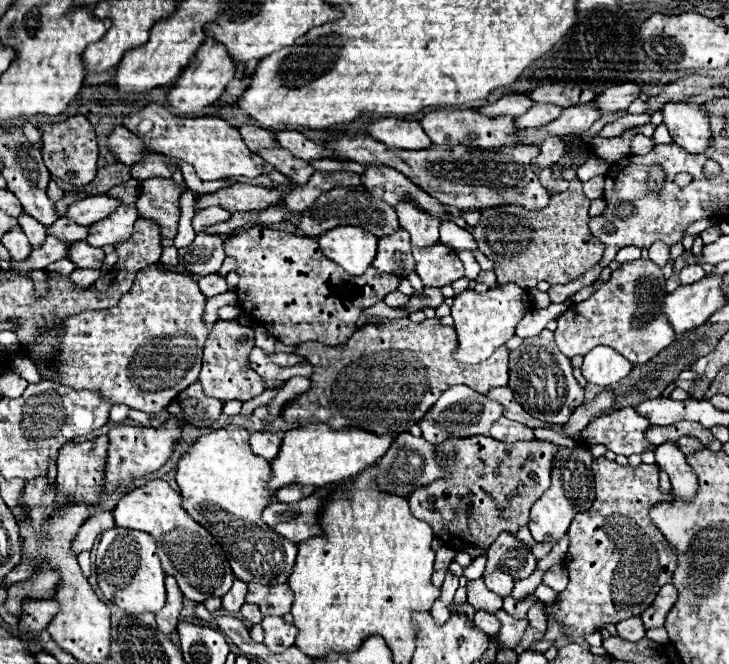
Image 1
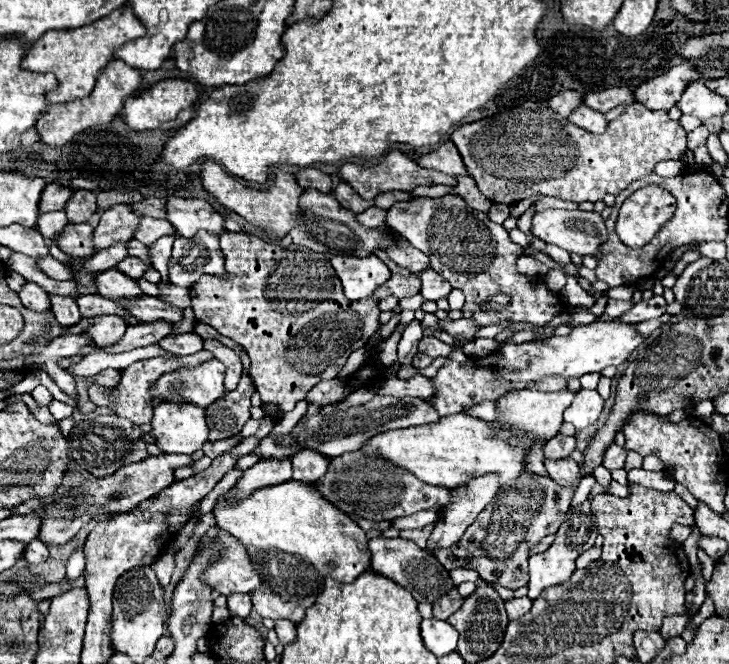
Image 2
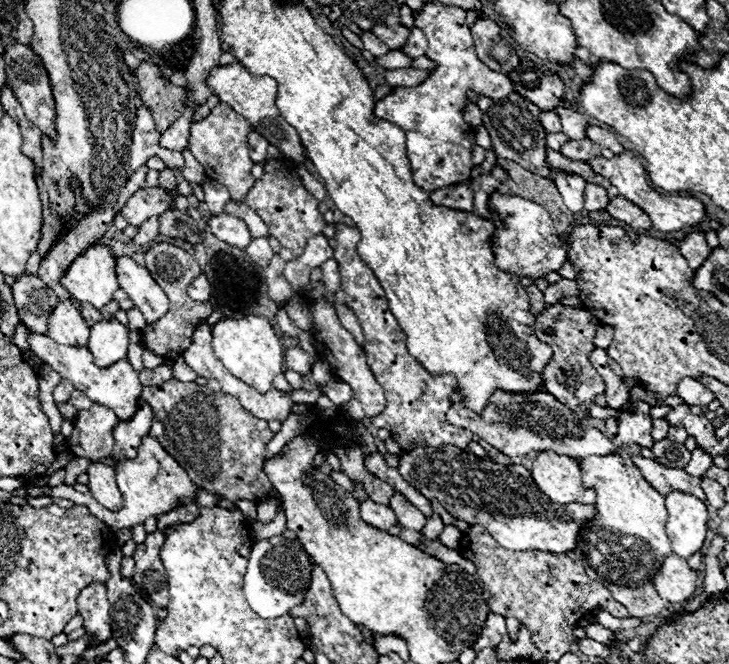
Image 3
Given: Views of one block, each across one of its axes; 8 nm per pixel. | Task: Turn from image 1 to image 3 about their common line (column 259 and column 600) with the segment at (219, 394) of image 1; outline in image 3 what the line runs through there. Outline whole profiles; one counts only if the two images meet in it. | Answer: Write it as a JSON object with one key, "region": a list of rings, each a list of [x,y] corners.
{"region":[[[552,304],[540,316],[536,316],[534,334],[538,340],[546,342],[552,348],[552,358],[544,368],[544,388],[560,400],[564,406],[588,404],[596,396],[606,392],[604,378],[592,368],[588,356],[596,348],[594,336],[600,322],[588,310],[576,310],[572,306]]]}

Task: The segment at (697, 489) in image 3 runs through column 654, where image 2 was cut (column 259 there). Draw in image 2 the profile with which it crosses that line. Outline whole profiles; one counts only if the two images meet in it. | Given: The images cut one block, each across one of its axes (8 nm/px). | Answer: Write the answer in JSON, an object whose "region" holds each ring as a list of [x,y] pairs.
{"region":[[[260,460],[236,480],[236,496],[232,500],[244,500],[244,496],[250,496],[256,488],[264,488],[264,484],[282,484],[284,480],[292,480],[290,460]]]}

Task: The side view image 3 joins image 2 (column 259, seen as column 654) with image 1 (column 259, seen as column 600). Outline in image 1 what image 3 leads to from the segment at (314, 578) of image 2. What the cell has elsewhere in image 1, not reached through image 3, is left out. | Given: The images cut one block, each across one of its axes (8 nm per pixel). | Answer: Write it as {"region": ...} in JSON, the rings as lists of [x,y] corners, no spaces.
{"region":[[[228,426],[198,438],[180,458],[176,470],[182,506],[228,552],[234,576],[262,586],[286,584],[298,556],[298,544],[292,544],[262,520],[262,510],[276,500],[276,490],[266,488],[270,478],[270,462],[250,450],[248,432],[240,426]]]}

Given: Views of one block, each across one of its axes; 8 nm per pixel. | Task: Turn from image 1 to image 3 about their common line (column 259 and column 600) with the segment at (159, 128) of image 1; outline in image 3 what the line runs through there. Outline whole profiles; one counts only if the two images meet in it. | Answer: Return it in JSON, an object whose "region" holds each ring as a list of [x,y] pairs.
{"region":[[[624,150],[620,154],[616,154],[614,158],[604,158],[604,156],[596,156],[592,160],[588,160],[588,166],[592,168],[592,172],[596,172],[598,176],[604,176],[612,186],[618,188],[620,196],[628,198],[630,202],[638,204],[652,220],[652,226],[660,232],[676,232],[676,230],[684,230],[684,228],[692,228],[694,224],[700,224],[704,220],[704,206],[700,200],[692,198],[692,196],[668,196],[668,194],[658,194],[650,184],[648,184],[648,174],[646,168],[642,166],[642,162],[630,152]]]}

